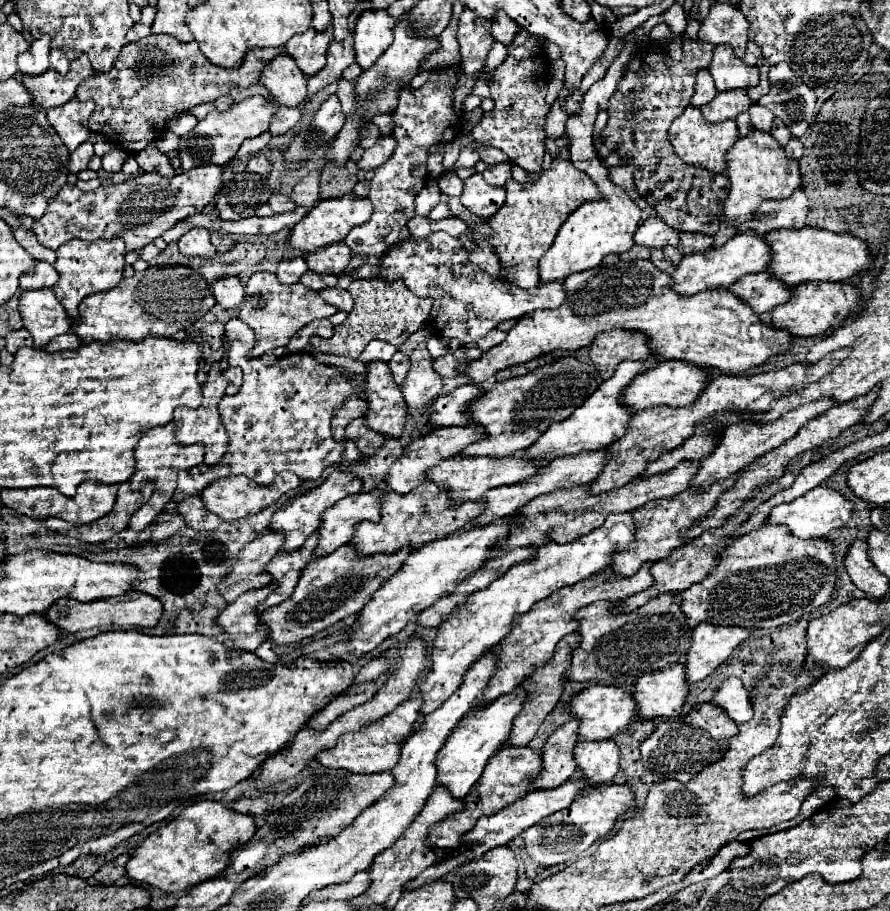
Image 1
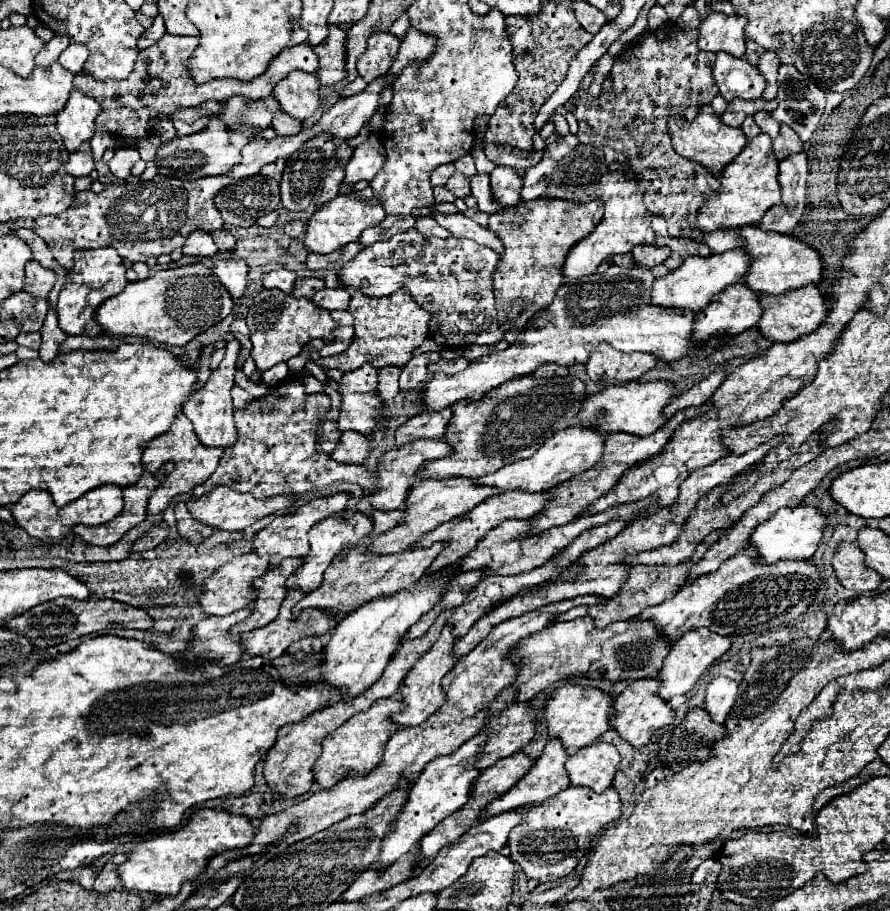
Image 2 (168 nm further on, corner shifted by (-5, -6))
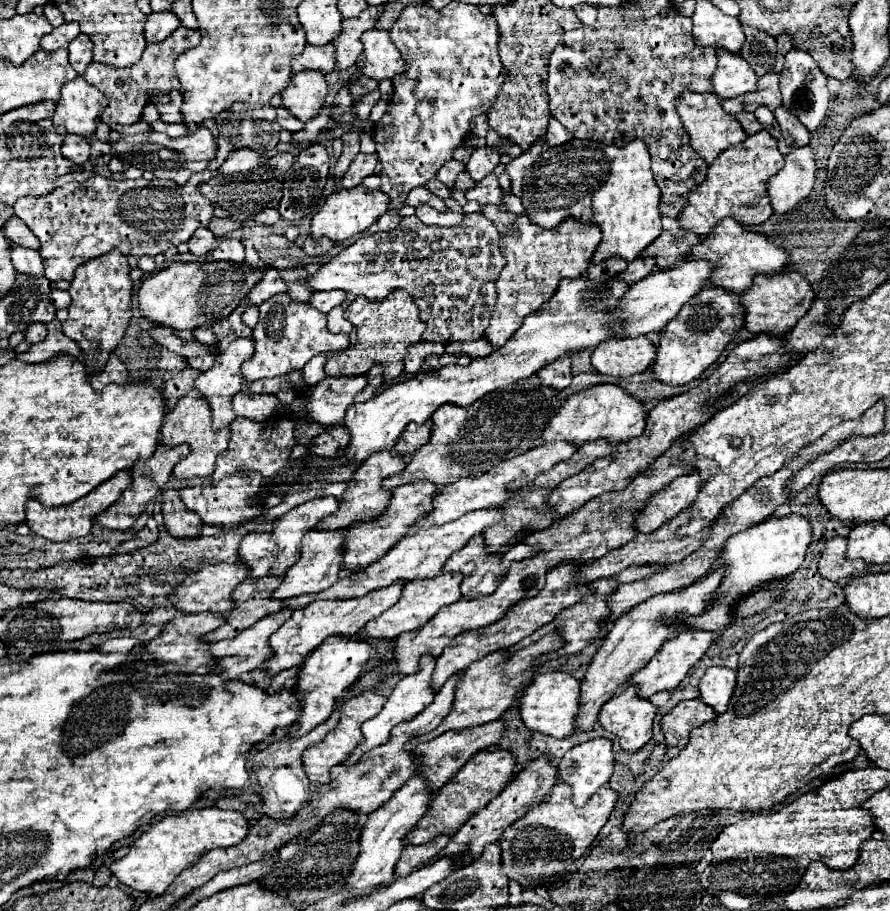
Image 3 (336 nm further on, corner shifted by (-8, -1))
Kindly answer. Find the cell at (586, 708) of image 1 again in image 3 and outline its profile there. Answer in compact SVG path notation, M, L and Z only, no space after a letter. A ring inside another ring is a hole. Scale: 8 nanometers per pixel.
M552 671L552 673L536 675L534 681L530 685L526 685L526 689L522 691L522 695L518 699L522 723L530 731L552 735L556 739L572 735L574 733L574 715L576 715L576 707L578 707L578 689L580 689L580 681L568 673Z

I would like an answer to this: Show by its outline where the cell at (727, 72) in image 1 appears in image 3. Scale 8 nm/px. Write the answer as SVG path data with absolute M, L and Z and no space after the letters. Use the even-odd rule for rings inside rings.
M718 51L718 67L712 75L712 85L714 93L720 99L730 99L756 91L756 81L756 73L748 67L748 63L744 63L738 53Z

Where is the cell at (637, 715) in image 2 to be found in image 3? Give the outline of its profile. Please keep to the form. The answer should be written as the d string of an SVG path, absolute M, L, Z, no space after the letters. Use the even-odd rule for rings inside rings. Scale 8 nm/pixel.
M626 687L620 695L608 701L600 713L600 725L618 737L624 751L638 751L652 739L652 721L656 707L636 695L636 687Z

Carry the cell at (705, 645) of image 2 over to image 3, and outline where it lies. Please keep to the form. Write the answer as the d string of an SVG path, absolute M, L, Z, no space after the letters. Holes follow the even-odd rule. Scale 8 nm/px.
M692 629L690 631L680 631L676 637L666 639L662 643L662 647L656 651L656 655L640 671L636 671L628 679L628 683L638 687L638 697L642 697L642 699L650 699L658 691L676 689L678 683L690 673L694 663L708 651L712 641L714 641L714 635L708 633L708 631L692 631Z

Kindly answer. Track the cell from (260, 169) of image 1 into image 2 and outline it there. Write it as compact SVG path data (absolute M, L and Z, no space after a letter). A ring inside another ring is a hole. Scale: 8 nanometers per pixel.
M278 158L276 161L265 165L261 169L260 174L265 178L271 178L280 181L283 174L283 170L285 170L286 163L286 158Z

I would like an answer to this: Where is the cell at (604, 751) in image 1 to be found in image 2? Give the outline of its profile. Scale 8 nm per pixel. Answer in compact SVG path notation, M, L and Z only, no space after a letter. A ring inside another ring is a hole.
M591 744L589 748L577 750L569 756L565 768L573 786L587 786L595 792L603 792L611 786L613 776L619 768L621 756L613 744Z

